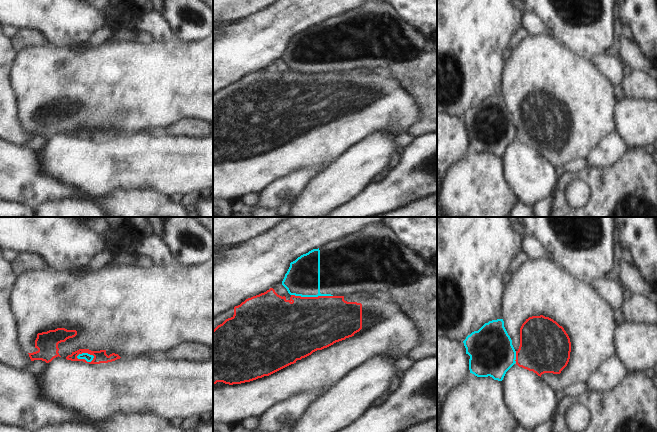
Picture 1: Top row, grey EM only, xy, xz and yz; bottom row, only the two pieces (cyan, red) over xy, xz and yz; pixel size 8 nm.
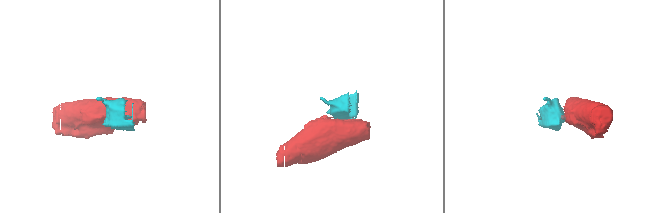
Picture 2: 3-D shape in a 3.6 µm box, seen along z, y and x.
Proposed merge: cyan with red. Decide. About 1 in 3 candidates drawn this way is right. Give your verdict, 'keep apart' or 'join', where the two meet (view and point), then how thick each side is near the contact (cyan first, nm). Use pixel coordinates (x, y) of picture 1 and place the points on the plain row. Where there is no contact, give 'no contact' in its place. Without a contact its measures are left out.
keep apart | xz (312, 72) | 280/440 nm

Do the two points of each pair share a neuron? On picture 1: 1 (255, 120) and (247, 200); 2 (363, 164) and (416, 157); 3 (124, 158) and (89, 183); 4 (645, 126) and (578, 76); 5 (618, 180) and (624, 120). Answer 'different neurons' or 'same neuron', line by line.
1: different neurons
2: different neurons
3: same neuron
4: different neurons
5: different neurons

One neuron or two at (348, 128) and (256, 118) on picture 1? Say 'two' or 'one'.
one

